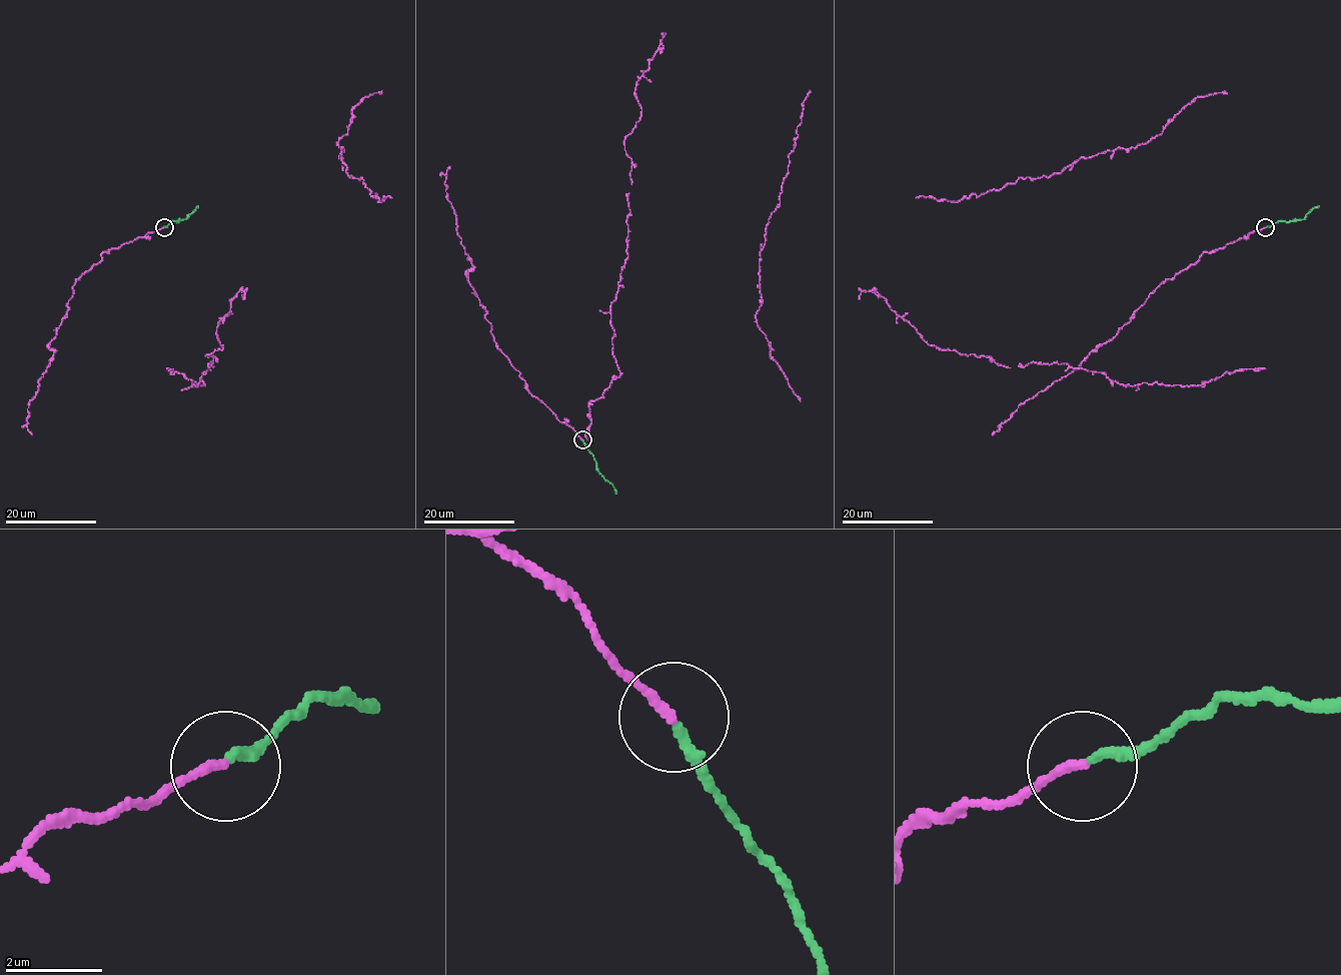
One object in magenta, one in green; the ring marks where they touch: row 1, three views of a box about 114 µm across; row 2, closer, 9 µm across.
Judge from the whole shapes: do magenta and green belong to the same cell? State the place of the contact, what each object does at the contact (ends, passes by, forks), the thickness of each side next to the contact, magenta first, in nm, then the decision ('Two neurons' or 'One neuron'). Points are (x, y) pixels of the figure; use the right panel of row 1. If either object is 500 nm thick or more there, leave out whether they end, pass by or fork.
Place: (1265, 227). At the ring magenta ends. At the ring green ends. Thickness 180 nm (magenta) against 200 nm. Two neurons

